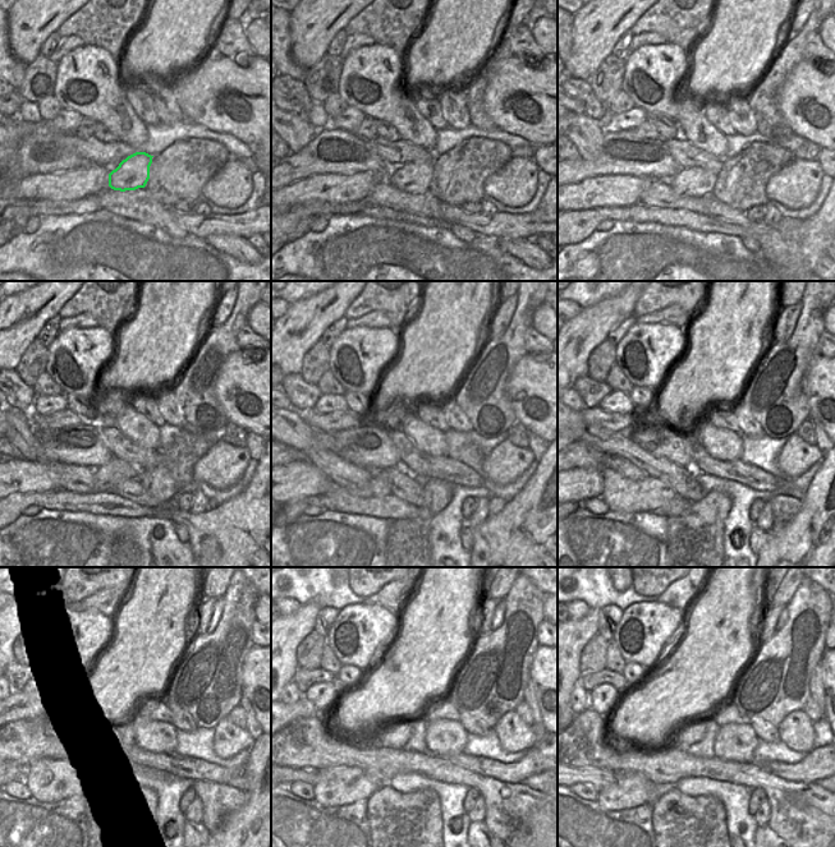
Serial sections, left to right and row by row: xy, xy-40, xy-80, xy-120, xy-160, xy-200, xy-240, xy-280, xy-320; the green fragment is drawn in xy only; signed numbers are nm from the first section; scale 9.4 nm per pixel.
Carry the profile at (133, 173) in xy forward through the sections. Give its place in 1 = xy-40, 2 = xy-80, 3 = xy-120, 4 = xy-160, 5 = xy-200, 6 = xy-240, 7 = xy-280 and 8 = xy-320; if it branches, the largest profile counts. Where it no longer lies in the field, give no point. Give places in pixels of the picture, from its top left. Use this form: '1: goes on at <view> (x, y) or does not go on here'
1: goes on at xy-40 (414, 178)
2: goes on at xy-80 (694, 182)
3: goes on at xy-120 (118, 477)
4: goes on at xy-160 (389, 480)
5: goes on at xy-200 (622, 495)
6: goes on at xy-240 (49, 781)
7: goes on at xy-280 (340, 785)
8: goes on at xy-320 (631, 790)

